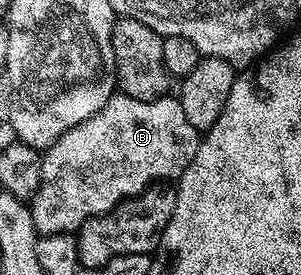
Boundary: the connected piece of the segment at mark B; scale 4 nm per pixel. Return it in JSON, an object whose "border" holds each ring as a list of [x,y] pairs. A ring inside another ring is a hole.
{"border":[[[118,91],[112,93],[99,113],[85,119],[85,123],[77,123],[77,127],[58,137],[42,154],[41,179],[29,202],[36,234],[74,234],[90,217],[107,213],[125,198],[135,197],[152,183],[167,183],[170,177],[171,180],[179,178],[197,155],[200,140],[200,130],[185,119],[185,111],[174,96],[142,101]]]}

